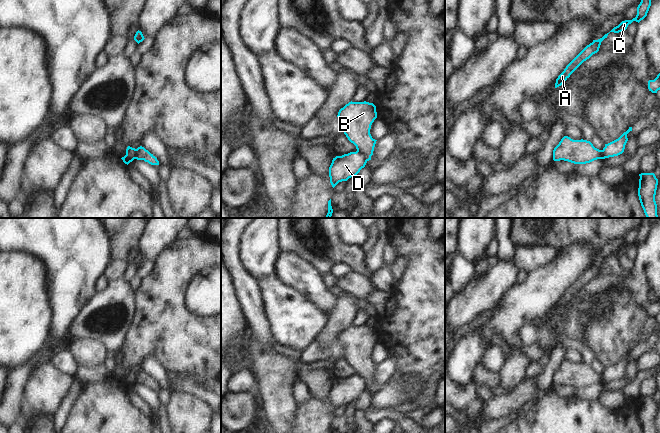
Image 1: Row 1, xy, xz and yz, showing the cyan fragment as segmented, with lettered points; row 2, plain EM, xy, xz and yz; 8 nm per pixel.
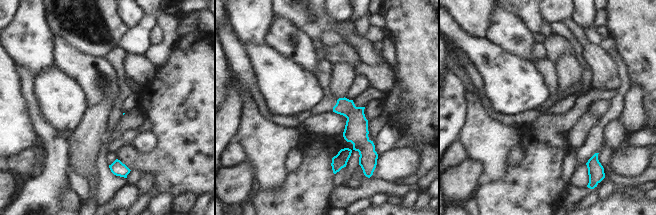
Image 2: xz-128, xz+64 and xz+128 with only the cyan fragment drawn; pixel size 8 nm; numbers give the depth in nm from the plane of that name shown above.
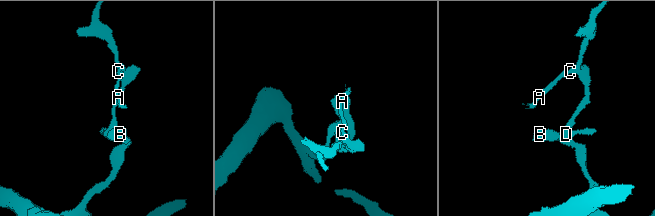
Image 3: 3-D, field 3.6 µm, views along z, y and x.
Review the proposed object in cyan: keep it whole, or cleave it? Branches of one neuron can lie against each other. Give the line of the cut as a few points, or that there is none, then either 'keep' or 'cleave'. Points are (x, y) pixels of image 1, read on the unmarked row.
cut xz (356, 375), (367, 384); cleave

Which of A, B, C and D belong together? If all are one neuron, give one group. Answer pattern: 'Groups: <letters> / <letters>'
Groups: A C D / B

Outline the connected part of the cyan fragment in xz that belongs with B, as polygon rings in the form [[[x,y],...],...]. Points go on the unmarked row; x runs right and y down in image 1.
[[[349,326],[338,336],[343,356],[367,385],[371,384],[375,363],[370,358],[371,349],[377,342],[376,330],[369,326]]]

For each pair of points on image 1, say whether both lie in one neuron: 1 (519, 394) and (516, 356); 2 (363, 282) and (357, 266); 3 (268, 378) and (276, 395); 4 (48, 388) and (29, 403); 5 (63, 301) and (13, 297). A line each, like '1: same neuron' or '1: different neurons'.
1: different neurons
2: different neurons
3: same neuron
4: same neuron
5: different neurons

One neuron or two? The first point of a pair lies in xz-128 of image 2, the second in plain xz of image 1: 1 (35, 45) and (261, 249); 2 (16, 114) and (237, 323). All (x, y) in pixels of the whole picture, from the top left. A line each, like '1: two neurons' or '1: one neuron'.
1: one neuron
2: one neuron

